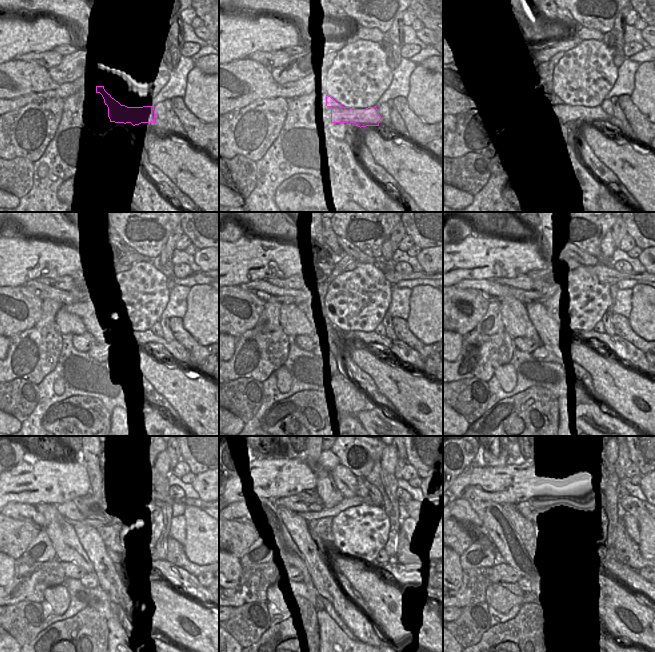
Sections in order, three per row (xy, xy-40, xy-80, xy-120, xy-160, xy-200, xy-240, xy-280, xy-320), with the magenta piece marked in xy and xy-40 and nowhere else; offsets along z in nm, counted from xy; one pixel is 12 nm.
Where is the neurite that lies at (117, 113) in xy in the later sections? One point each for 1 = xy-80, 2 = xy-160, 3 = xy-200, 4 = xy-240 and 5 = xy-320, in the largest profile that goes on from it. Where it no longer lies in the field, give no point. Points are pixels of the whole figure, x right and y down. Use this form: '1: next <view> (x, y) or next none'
1: next xy-80 (580, 115)
2: next xy-160 (402, 352)
3: next xy-200 (625, 351)
4: next xy-240 (175, 575)
5: next xy-320 (617, 569)

